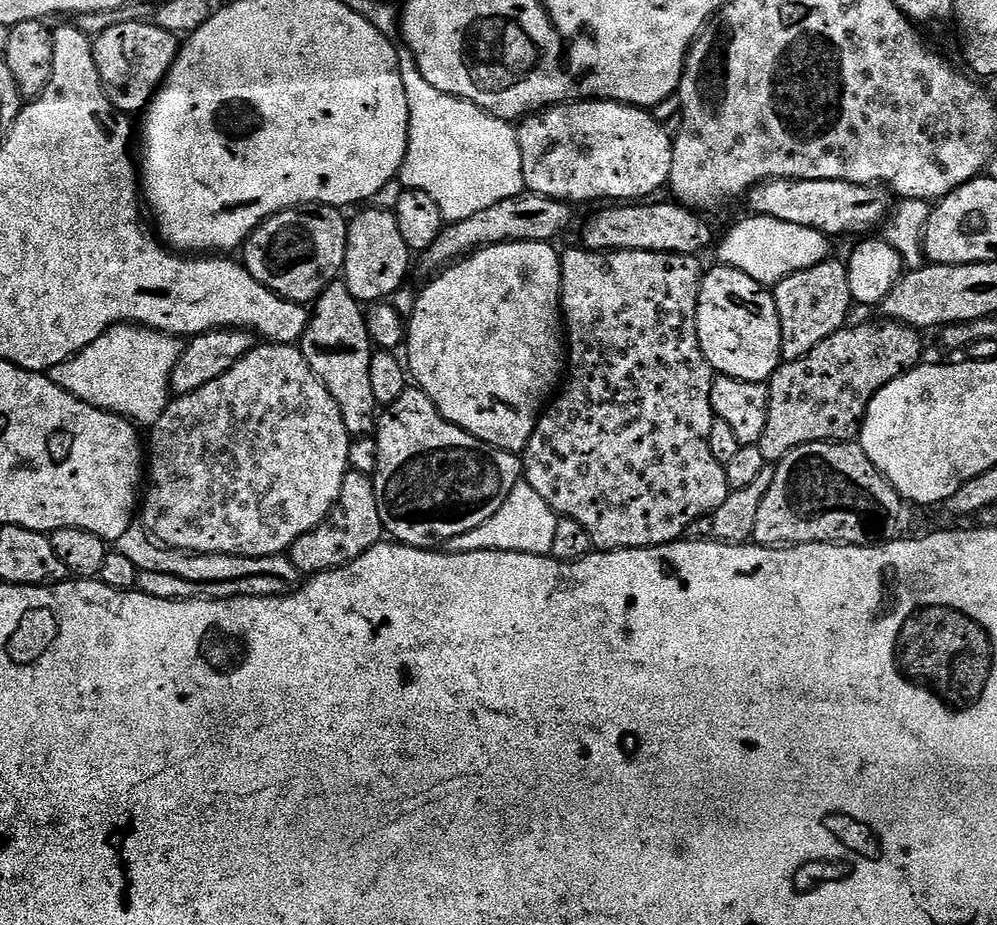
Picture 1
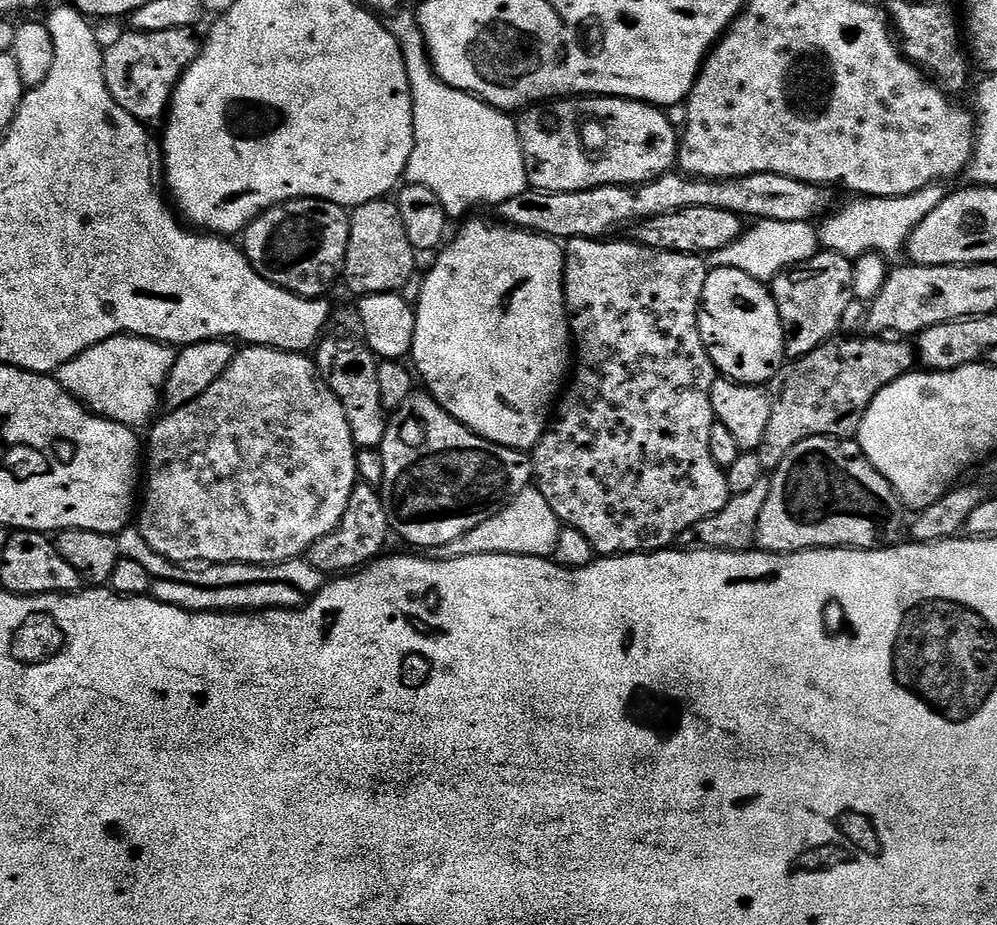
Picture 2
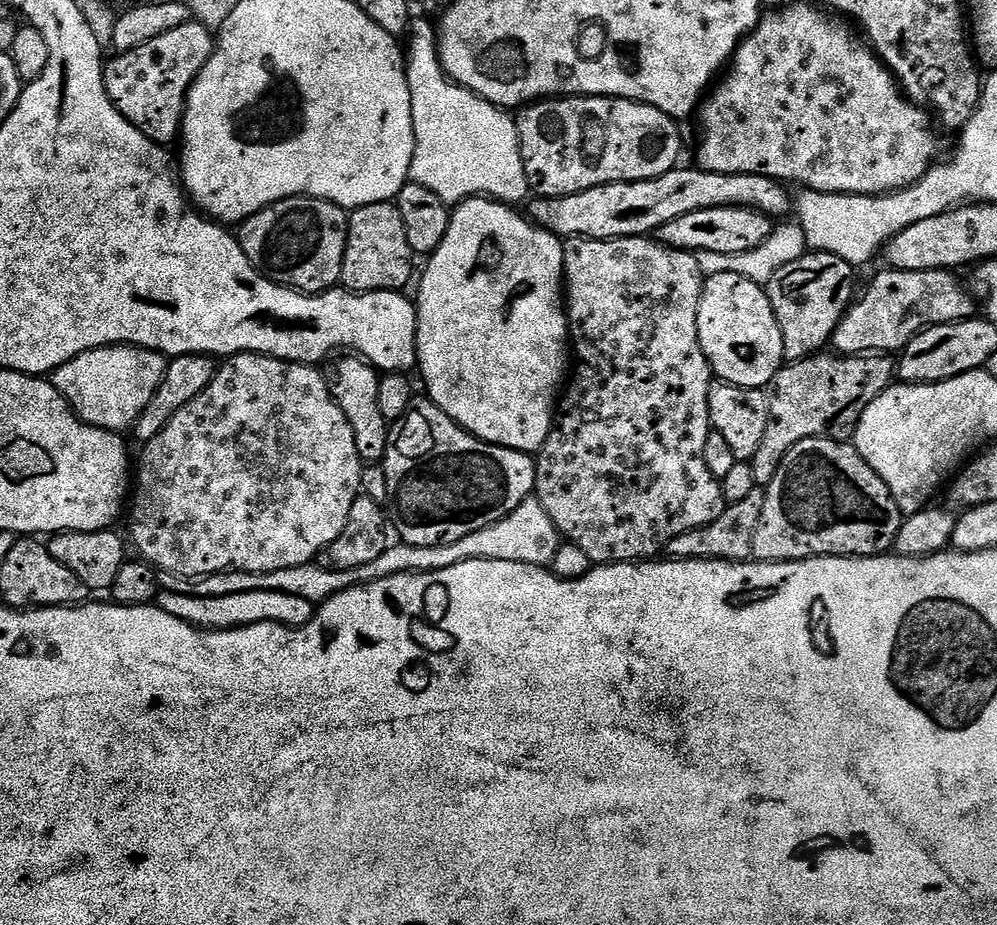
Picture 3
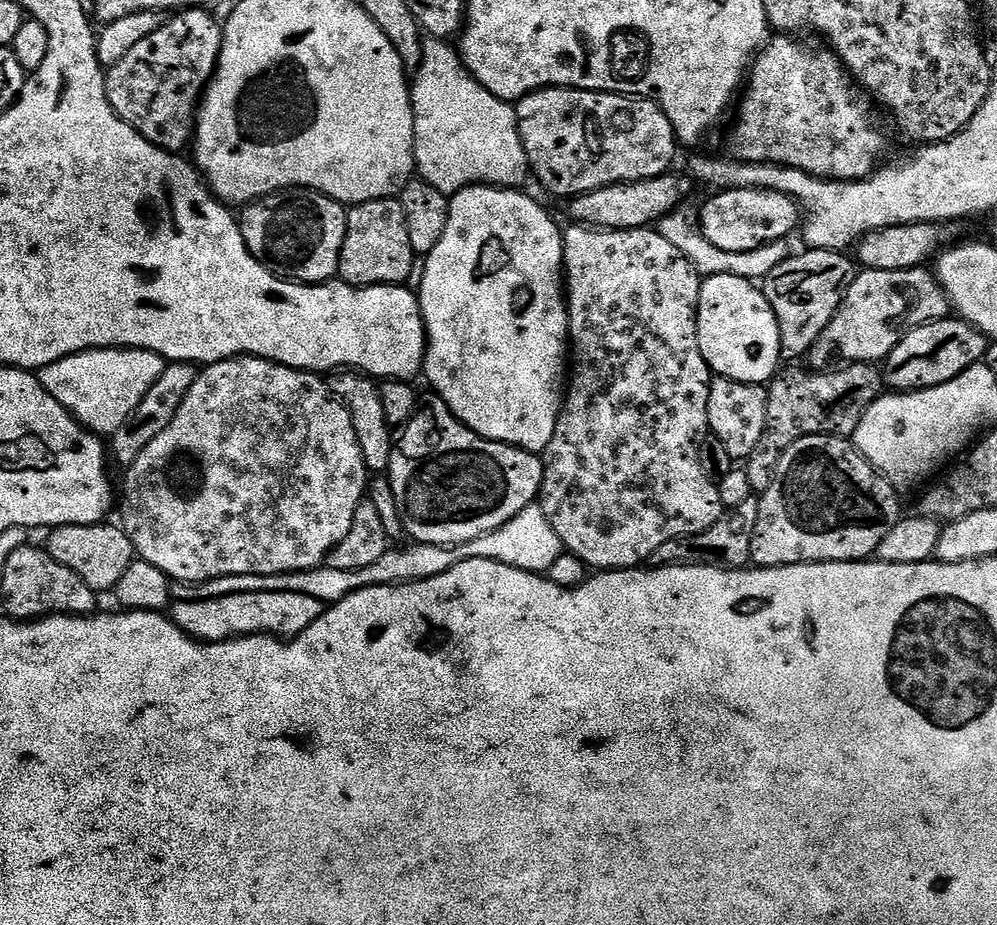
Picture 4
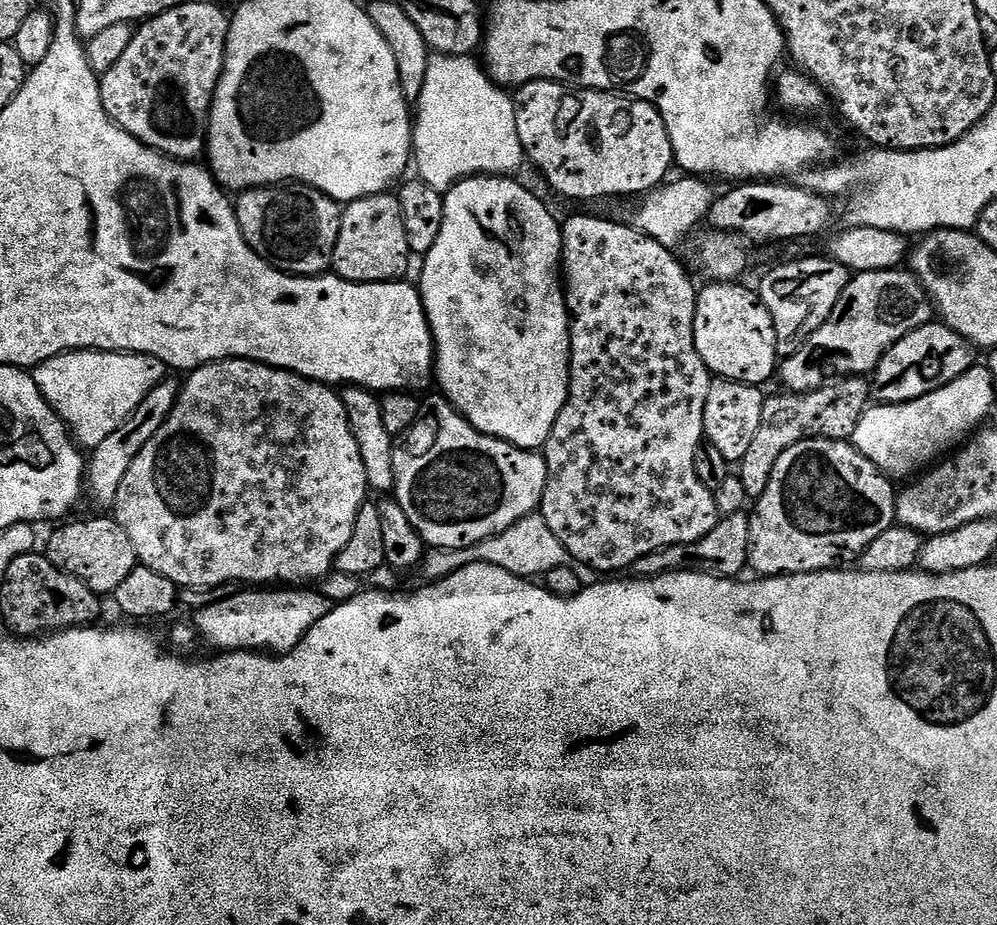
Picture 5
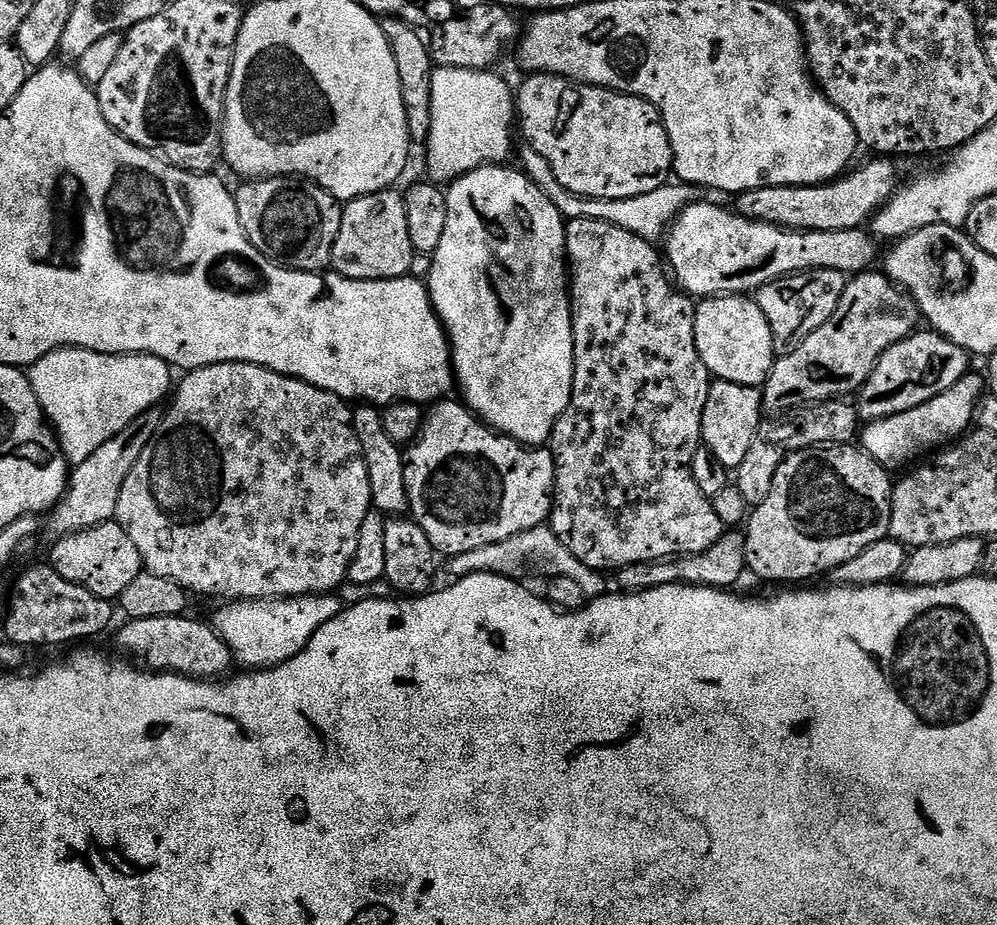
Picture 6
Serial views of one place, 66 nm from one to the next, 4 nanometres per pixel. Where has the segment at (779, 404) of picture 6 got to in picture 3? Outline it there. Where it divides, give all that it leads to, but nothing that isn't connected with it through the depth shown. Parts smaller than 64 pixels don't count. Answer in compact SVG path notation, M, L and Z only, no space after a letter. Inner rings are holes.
M883 270L868 284L864 293L844 313L830 344L837 353L846 356L861 354L896 354L912 339L934 324L949 324L970 320L977 315L978 304L964 289L959 275L945 270L898 272Z

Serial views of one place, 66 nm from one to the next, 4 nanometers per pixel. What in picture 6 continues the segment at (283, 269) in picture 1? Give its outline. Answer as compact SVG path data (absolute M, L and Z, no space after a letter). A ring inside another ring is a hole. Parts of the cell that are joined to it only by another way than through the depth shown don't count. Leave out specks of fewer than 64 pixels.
M265 176L241 184L234 195L242 230L267 260L296 272L323 273L331 265L334 242L342 226L341 201L319 188L315 180Z

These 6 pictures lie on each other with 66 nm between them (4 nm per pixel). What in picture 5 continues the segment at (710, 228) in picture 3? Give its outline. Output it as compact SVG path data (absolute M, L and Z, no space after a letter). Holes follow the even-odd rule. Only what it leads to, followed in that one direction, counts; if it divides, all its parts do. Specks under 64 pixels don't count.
M740 182L729 188L708 212L711 227L718 232L731 232L749 241L804 240L824 231L832 220L833 201L799 188L795 182Z

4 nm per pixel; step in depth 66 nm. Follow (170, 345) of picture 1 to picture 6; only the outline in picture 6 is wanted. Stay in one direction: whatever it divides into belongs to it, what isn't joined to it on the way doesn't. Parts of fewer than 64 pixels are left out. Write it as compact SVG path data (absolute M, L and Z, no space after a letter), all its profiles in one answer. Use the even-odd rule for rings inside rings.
M59 348L46 358L34 362L27 369L26 375L38 402L44 411L44 418L52 425L56 439L60 442L60 449L64 451L64 457L69 465L75 466L86 462L98 446L110 442L134 418L138 418L143 412L149 412L157 407L164 395L169 395L173 387L173 369L162 358L146 356L143 354L125 354L123 356L107 356L101 352L91 352L85 348Z

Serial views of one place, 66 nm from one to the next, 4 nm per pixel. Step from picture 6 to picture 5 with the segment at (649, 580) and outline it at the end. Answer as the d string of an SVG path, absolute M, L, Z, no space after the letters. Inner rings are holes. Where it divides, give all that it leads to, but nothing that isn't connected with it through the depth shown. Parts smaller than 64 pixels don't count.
M747 511L729 516L721 516L720 521L698 542L679 544L669 548L660 548L654 554L646 554L646 558L638 558L630 569L637 580L653 580L655 576L664 576L668 572L706 572L710 576L736 578L740 571L748 568L748 551L750 550L751 515Z

